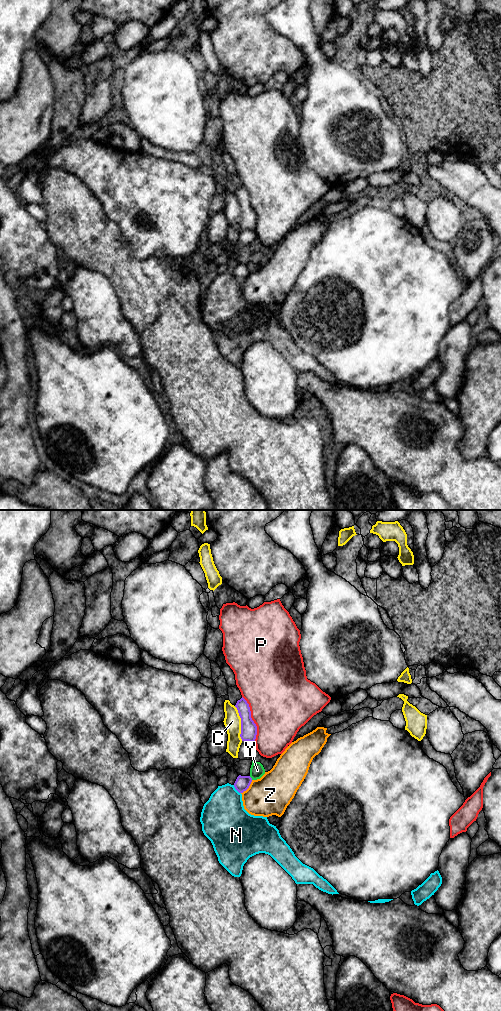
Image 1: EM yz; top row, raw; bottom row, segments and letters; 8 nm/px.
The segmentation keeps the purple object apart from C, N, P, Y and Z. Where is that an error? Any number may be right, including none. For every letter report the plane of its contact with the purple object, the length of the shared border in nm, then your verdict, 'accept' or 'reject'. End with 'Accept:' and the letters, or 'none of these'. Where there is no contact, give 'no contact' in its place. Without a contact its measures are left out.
C: yz | 280 nm | reject
N: yz | 90 nm | reject
P: yz | 380 nm | reject
Y: yz | 40 nm | reject
Z: yz | 140 nm | reject
Accept: none of these

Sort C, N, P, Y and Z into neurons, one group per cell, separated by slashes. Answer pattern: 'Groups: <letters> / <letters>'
Groups: C / N / P / Y / Z

